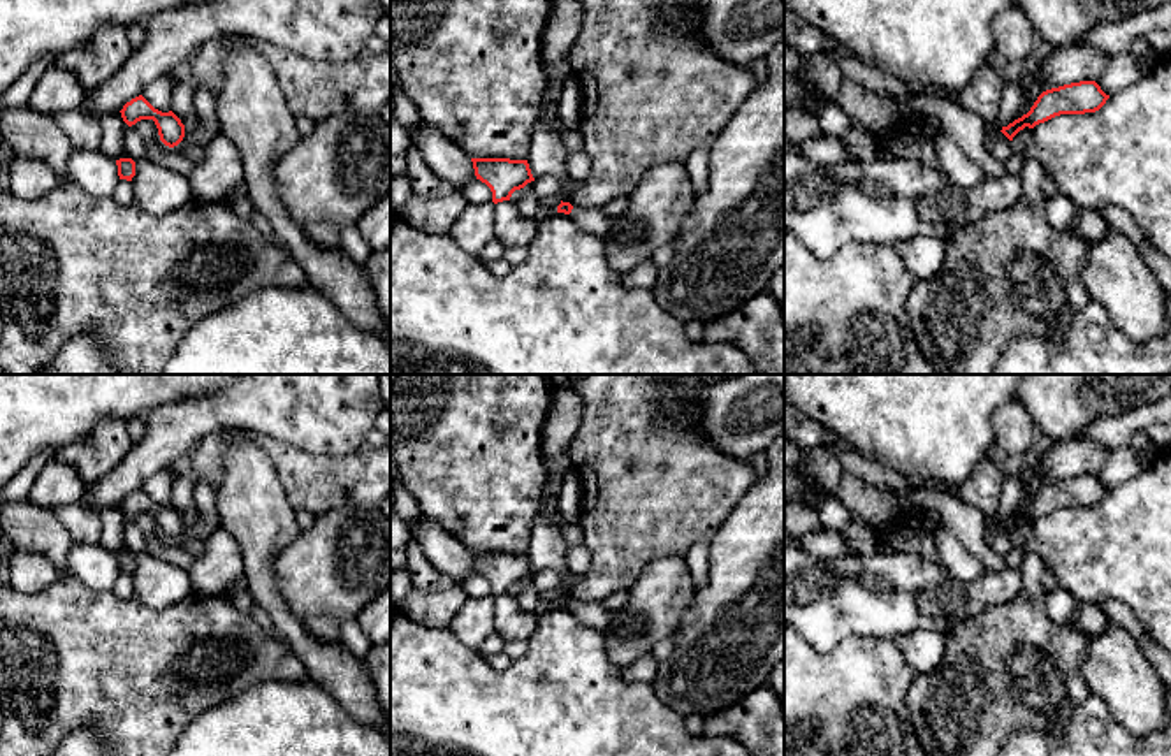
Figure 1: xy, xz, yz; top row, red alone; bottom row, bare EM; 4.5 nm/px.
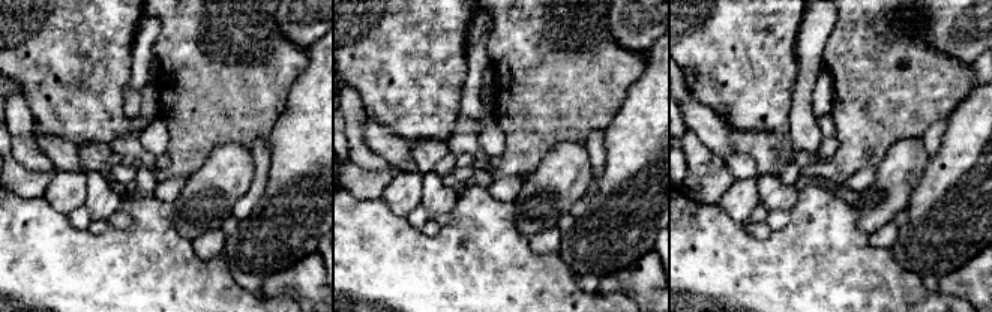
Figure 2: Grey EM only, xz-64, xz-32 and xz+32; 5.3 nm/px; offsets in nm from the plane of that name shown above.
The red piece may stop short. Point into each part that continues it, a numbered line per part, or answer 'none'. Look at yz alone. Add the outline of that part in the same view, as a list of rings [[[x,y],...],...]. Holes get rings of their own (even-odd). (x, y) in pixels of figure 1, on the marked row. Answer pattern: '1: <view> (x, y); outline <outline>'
none

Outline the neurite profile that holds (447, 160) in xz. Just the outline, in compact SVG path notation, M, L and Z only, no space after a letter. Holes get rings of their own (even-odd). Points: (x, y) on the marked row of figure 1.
M424 120L417 125L410 141L424 155L431 171L454 185L455 190L476 179L471 158Z

